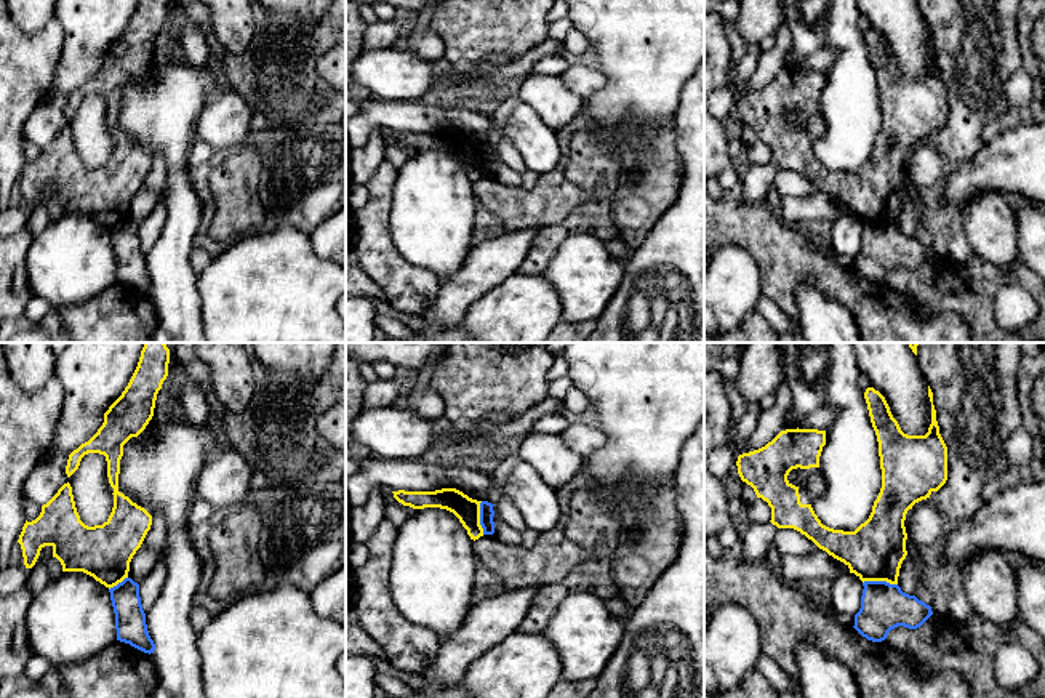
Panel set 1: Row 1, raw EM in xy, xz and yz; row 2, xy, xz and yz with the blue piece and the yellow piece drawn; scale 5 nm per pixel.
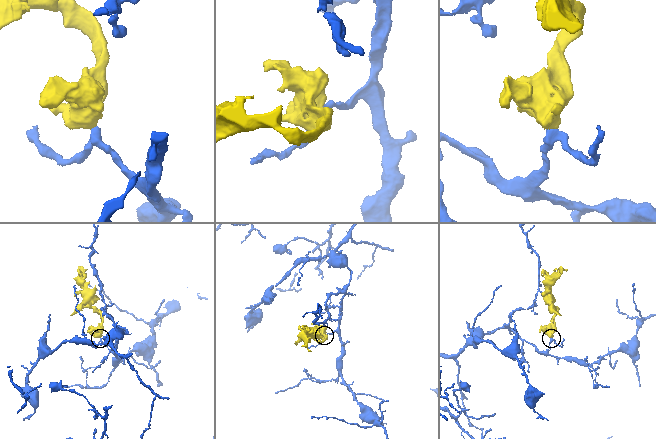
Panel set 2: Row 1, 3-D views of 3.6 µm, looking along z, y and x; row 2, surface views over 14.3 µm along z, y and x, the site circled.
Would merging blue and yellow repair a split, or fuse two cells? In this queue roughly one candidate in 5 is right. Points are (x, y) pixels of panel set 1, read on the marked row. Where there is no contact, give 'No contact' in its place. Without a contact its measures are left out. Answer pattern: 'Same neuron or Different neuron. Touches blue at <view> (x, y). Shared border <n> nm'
Different neuron. Touches blue at yz (880, 581). Shared border 180 nm

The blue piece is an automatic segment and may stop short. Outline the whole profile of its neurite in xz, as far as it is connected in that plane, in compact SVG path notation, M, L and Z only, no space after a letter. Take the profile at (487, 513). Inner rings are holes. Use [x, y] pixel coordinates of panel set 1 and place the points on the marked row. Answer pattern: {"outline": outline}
{"outline": "M488 501L480 503L480 525L483 528L483 535L493 535L494 533L493 506L494 504L491 504Z"}

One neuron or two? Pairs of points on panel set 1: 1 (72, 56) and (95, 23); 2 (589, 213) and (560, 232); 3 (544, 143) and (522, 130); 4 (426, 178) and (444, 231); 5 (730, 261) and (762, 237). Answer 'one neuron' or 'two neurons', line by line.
1: one neuron
2: one neuron
3: one neuron
4: one neuron
5: two neurons

